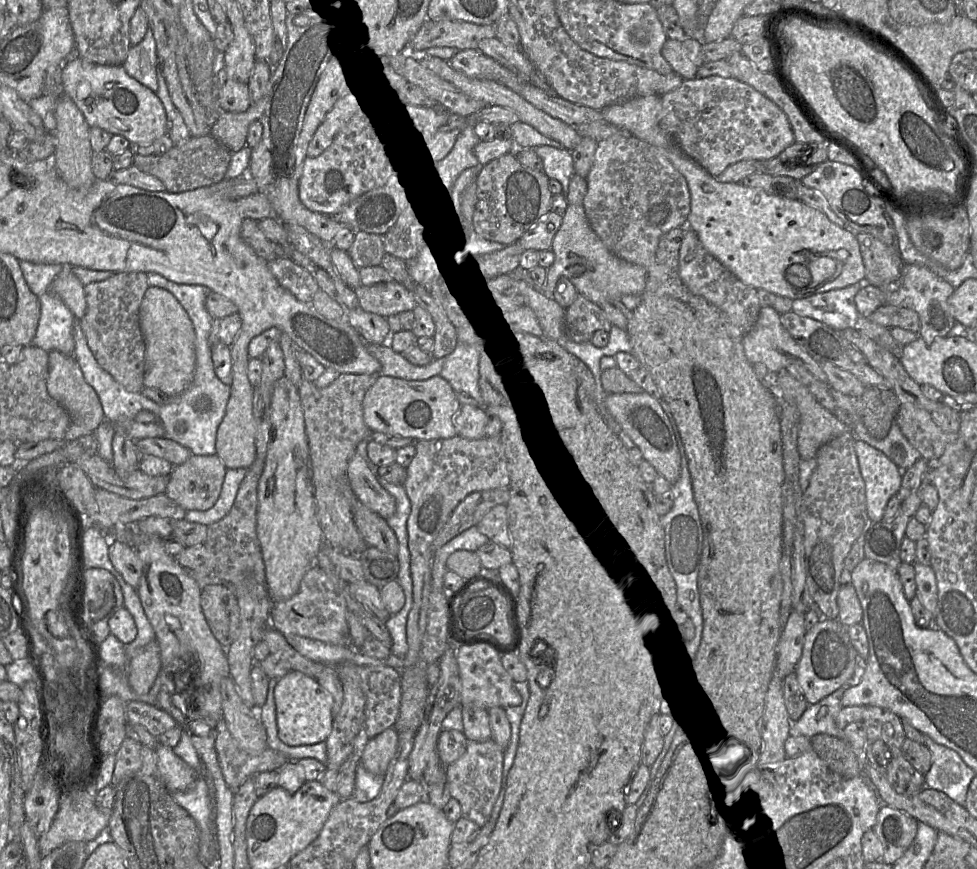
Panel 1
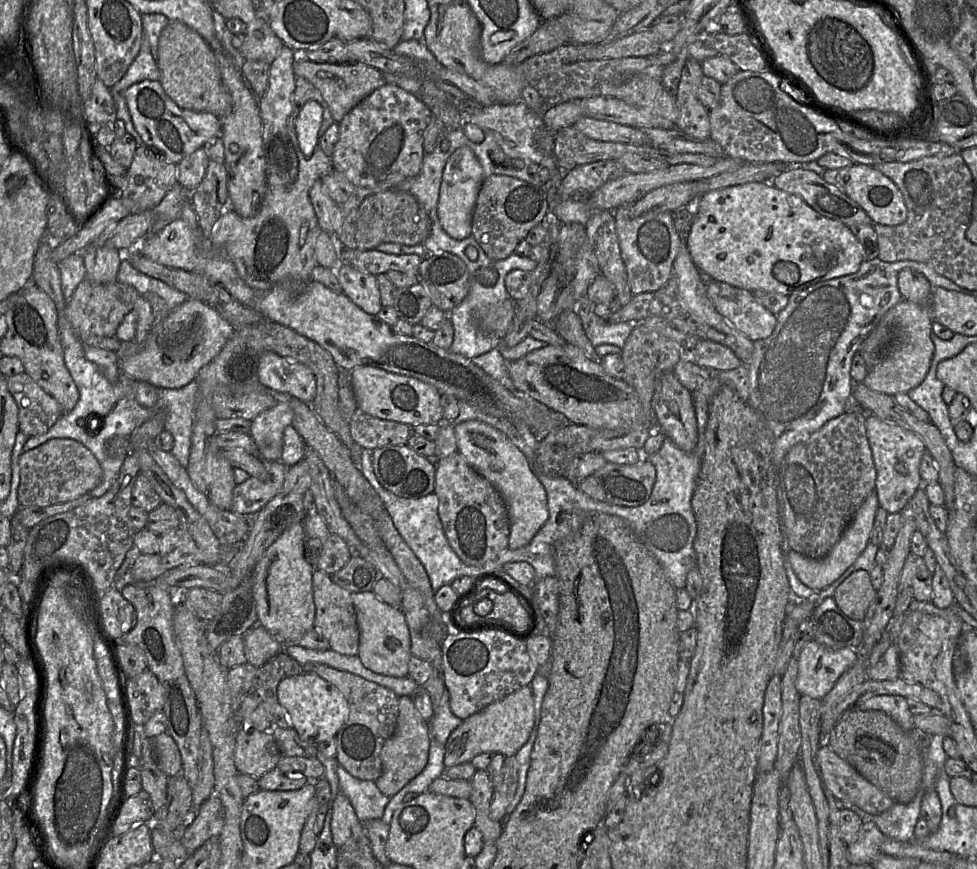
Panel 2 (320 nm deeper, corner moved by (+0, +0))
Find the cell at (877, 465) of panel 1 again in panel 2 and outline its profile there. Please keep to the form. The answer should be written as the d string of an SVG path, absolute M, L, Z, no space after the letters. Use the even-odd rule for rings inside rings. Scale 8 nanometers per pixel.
M867 415L866 430L876 469L875 491L879 506L888 513L900 512L923 485L920 462L927 449L918 434L875 415Z

